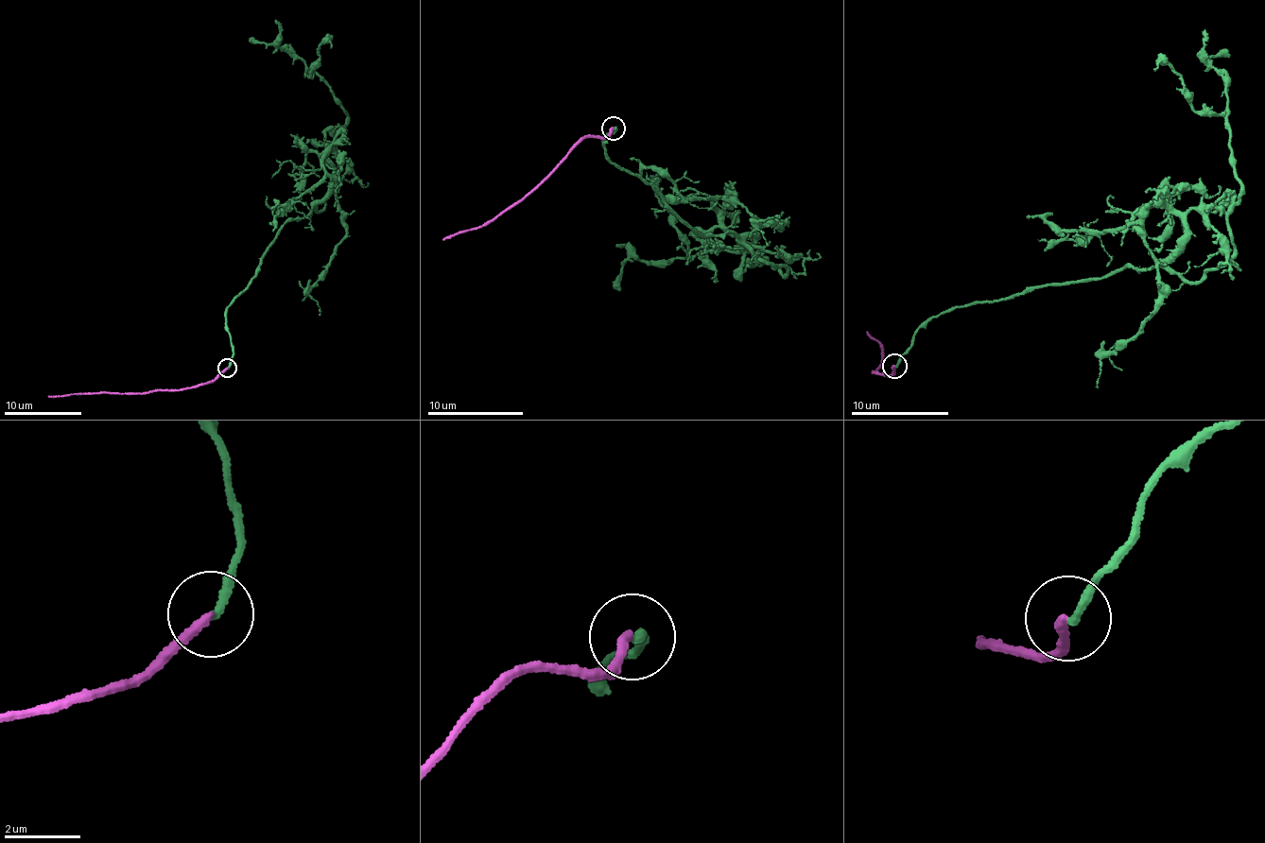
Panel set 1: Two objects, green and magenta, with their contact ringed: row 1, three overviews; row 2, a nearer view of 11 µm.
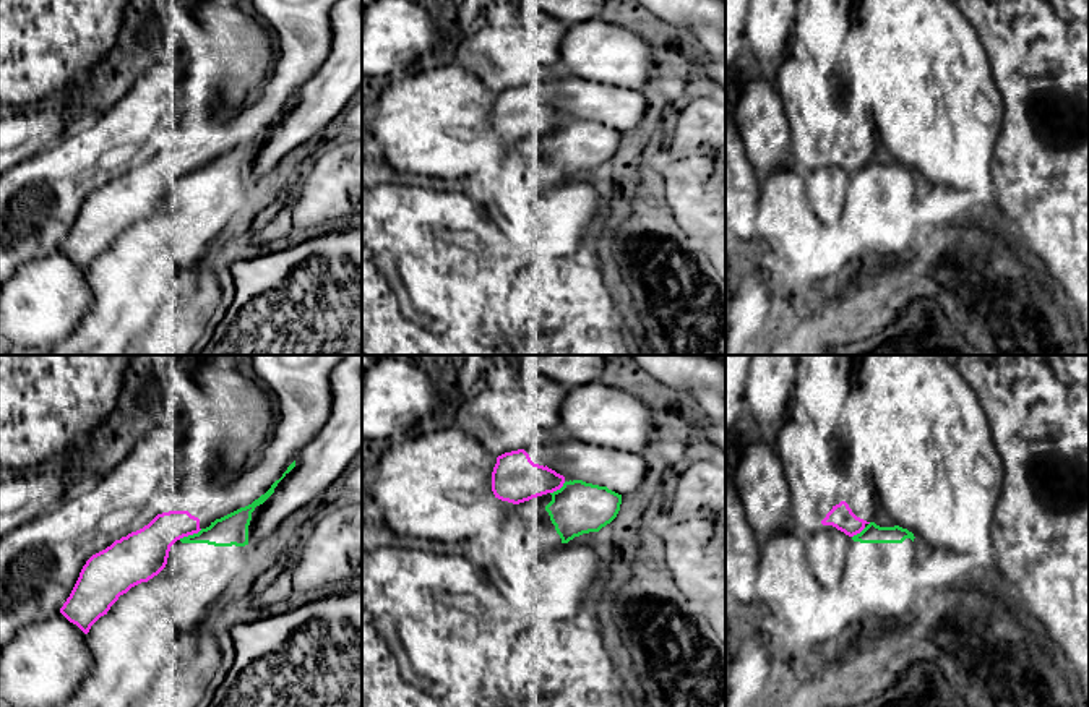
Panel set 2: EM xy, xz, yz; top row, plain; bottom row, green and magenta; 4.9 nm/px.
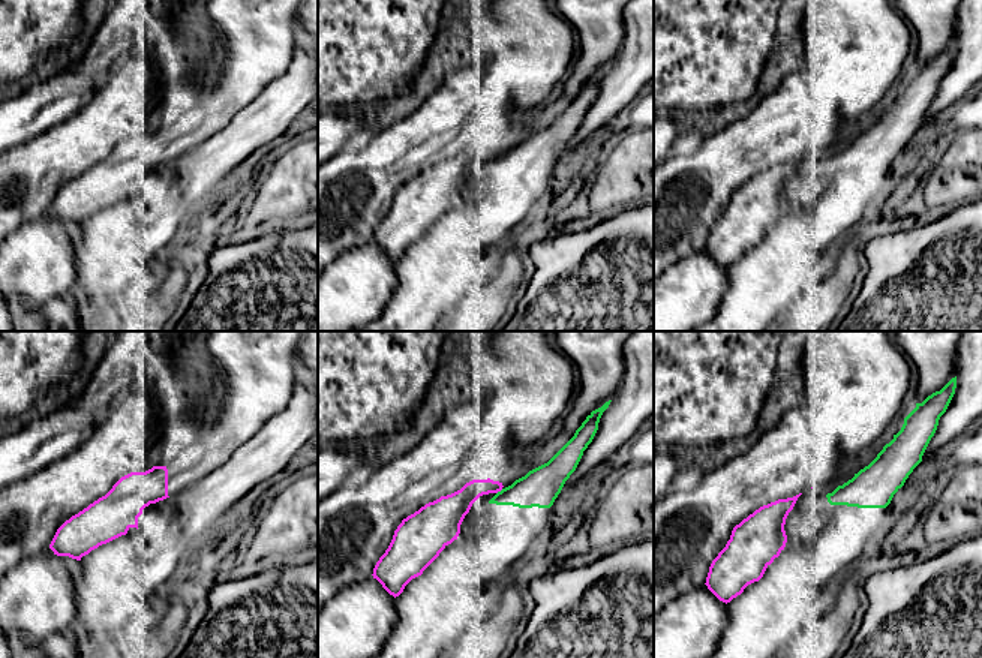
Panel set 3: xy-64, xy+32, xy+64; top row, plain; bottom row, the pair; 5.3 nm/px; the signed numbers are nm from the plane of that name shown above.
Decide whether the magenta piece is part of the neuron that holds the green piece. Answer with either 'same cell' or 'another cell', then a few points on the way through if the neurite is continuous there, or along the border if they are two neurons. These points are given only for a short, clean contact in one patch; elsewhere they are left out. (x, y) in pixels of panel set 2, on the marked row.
another cell | along xy (202, 529), (179, 539)

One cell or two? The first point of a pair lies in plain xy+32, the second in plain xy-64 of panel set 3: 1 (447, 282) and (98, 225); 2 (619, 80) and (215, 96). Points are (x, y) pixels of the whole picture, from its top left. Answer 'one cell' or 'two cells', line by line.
1: one cell
2: two cells

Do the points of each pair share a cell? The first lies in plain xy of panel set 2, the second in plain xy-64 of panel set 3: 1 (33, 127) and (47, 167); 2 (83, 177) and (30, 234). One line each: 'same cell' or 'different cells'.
1: different cells
2: different cells

